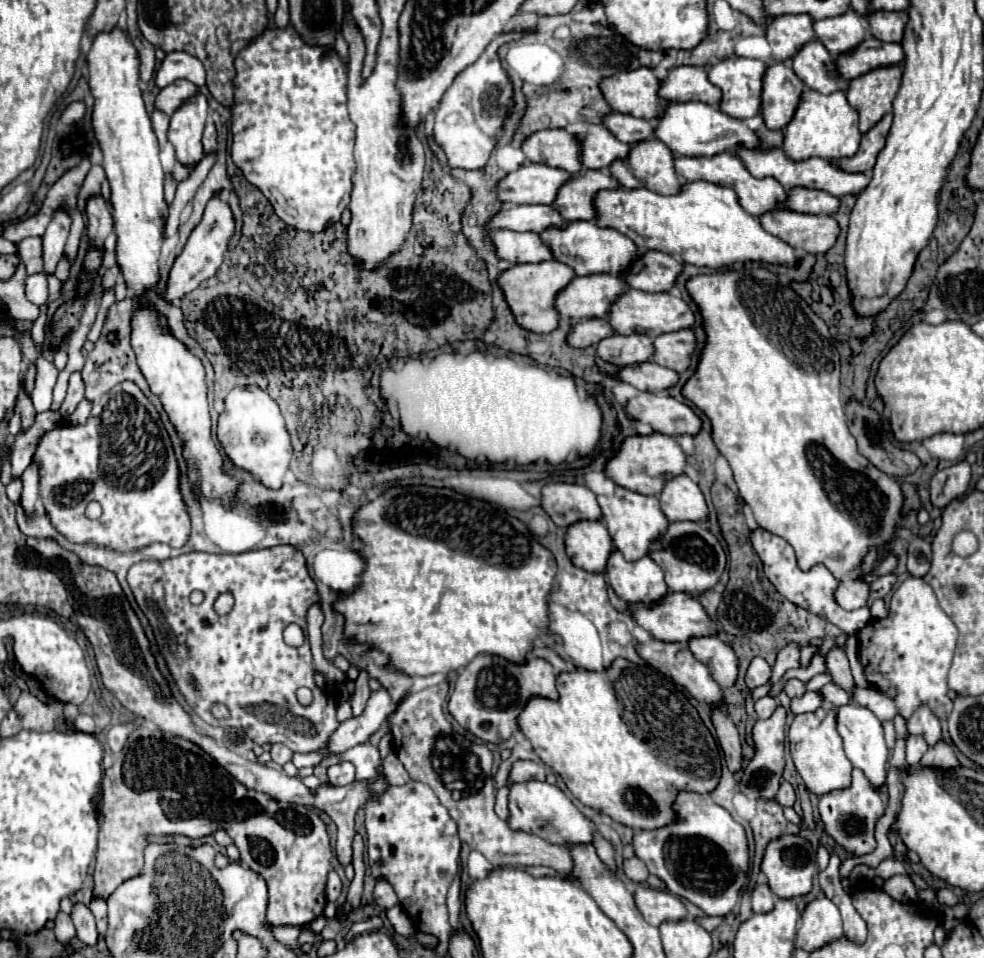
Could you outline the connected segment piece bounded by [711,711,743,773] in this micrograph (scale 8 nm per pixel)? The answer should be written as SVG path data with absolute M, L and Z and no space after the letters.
M711 711L711 719L713 719L713 725L717 729L717 737L719 737L719 743L723 747L729 771L739 773L743 767L741 741L739 741L739 733L737 733L731 717L727 715L727 711Z

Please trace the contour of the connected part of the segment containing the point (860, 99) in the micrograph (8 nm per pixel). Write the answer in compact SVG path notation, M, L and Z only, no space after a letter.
M879 67L851 79L847 101L859 113L859 131L867 133L879 119L893 109L893 97L899 91L903 67Z

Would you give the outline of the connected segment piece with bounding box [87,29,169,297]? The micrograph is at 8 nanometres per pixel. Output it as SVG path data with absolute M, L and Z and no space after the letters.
M115 29L107 35L97 35L87 59L89 59L89 87L95 97L93 127L95 127L97 141L103 149L103 167L111 183L109 203L113 207L113 231L117 235L117 245L115 245L117 265L121 269L125 285L131 287L137 297L143 297L161 281L157 261L159 261L159 253L163 245L163 229L165 229L169 207L165 203L165 193L163 193L163 169L159 163L157 137L153 133L149 115L145 111L143 95L137 87L139 59L137 59L137 51L133 43L129 43L127 31L121 31L121 29Z

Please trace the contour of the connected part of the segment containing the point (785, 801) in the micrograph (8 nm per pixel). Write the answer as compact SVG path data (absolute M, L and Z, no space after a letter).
M781 783L779 791L777 791L777 801L783 805L783 807L793 807L795 803L795 791L791 787L791 783Z

